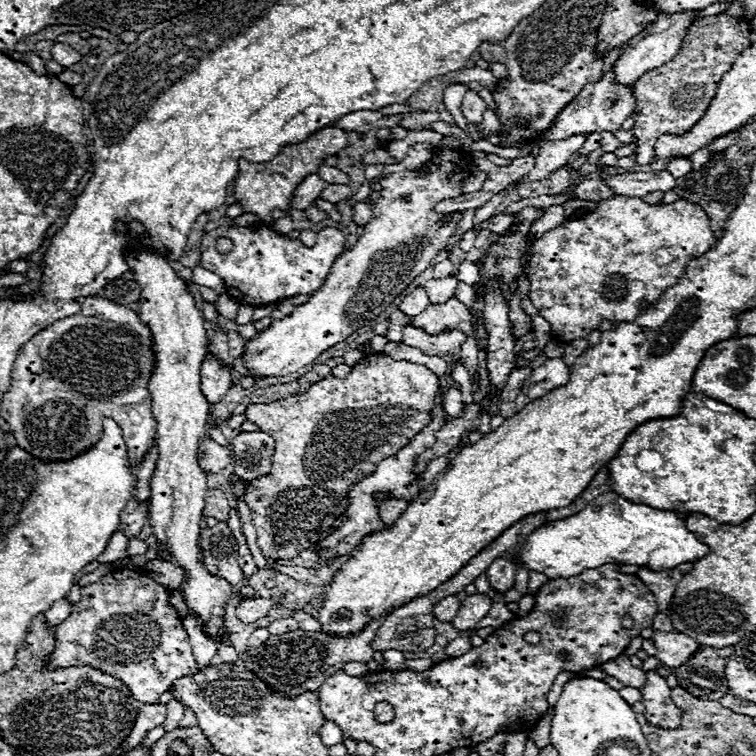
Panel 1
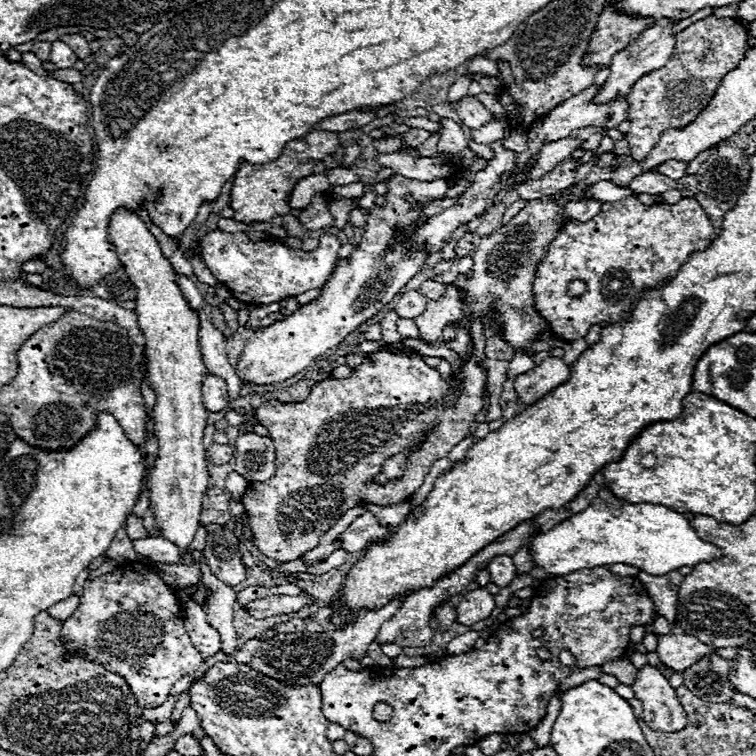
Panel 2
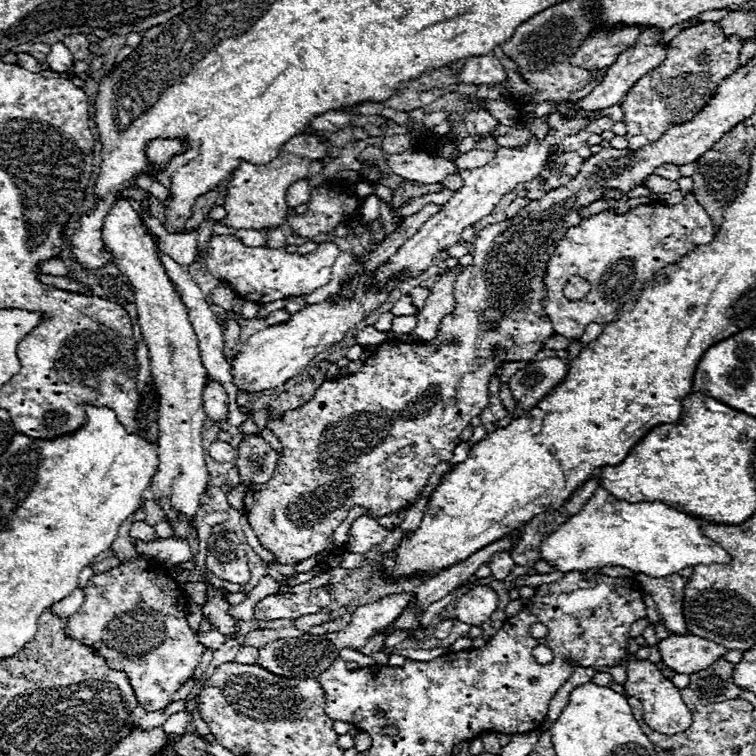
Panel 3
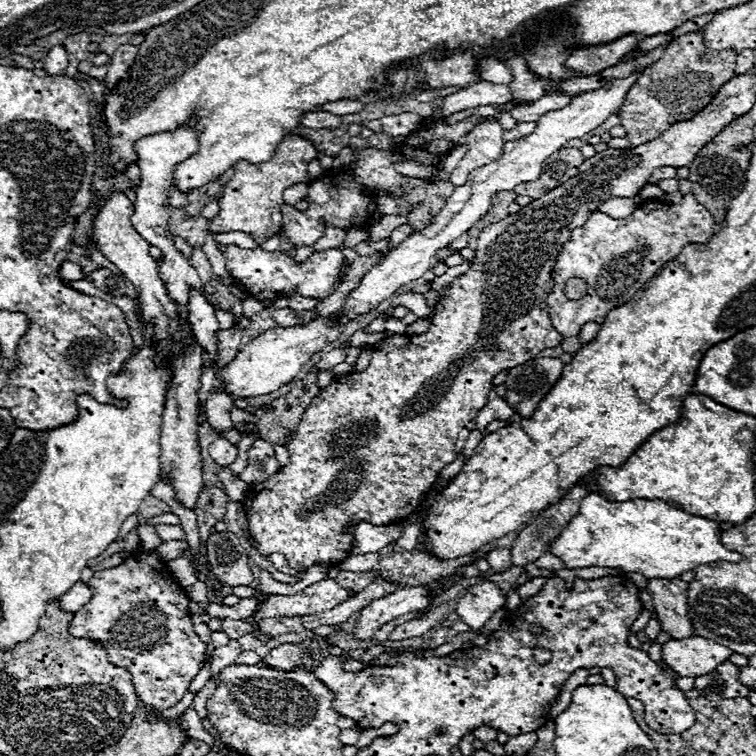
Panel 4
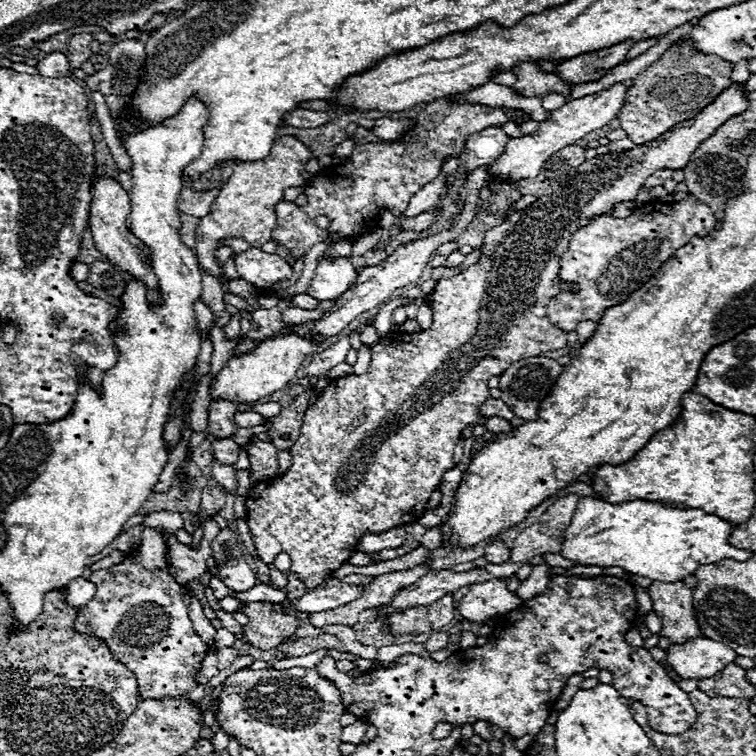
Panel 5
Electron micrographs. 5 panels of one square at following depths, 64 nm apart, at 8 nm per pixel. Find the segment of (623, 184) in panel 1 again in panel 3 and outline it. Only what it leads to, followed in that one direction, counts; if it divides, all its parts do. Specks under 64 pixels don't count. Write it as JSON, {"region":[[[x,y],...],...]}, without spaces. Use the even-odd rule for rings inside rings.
{"region":[[[650,174],[650,178],[644,182],[644,186],[648,186],[656,194],[664,194],[664,192],[678,190],[678,184],[674,180],[666,180],[666,178],[660,178],[656,174]]]}

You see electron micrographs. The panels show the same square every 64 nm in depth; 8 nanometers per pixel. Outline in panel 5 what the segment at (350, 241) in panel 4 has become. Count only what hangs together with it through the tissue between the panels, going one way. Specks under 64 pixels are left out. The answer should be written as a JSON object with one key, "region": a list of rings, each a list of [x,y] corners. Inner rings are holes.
{"region":[[[342,240],[342,242],[338,242],[336,246],[328,248],[324,254],[326,254],[326,256],[332,256],[332,258],[338,258],[338,256],[350,256],[350,252],[352,252],[352,246],[354,246],[354,242]]]}

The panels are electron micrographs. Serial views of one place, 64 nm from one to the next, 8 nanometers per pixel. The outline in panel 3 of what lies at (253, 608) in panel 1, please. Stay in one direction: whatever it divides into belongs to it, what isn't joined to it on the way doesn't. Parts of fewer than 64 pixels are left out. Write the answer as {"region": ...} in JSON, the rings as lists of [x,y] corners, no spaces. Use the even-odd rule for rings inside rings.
{"region":[[[314,588],[302,594],[274,594],[266,596],[254,606],[254,620],[300,618],[328,608],[332,596],[326,588]]]}

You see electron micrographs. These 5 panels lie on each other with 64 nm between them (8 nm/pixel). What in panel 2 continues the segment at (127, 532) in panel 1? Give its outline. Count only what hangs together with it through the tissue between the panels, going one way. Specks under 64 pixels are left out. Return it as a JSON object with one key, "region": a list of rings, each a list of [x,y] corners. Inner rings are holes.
{"region":[[[132,514],[126,518],[126,532],[130,538],[148,538],[150,536],[150,532],[144,528],[142,518],[136,518]]]}

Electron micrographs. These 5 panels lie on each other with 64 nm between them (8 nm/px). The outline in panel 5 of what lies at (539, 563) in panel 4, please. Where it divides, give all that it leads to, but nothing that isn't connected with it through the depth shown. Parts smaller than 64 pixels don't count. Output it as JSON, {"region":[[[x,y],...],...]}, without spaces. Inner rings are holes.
{"region":[[[543,554],[542,558],[545,564],[552,567],[561,567],[567,569],[572,568],[572,566],[576,566],[576,562],[570,562],[570,560],[563,558],[559,554]]]}

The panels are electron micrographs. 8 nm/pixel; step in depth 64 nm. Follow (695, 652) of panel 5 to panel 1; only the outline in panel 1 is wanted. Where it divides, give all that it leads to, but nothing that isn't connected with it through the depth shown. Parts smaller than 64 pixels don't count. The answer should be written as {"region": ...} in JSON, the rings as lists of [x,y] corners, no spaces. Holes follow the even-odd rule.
{"region":[[[654,632],[652,640],[656,644],[656,658],[670,668],[686,664],[686,660],[700,648],[694,638],[678,632]]]}

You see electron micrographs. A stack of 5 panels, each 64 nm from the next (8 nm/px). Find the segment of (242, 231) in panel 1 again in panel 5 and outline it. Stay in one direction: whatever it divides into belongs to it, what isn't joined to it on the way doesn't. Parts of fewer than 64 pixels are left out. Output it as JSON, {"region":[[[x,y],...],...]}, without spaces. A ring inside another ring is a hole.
{"region":[[[250,248],[236,256],[236,270],[242,280],[254,284],[260,292],[272,290],[278,280],[292,276],[292,268],[278,254],[266,254],[260,248]],[[322,256],[308,294],[316,300],[334,300],[356,282],[356,276],[358,272],[348,258],[328,260]]]}

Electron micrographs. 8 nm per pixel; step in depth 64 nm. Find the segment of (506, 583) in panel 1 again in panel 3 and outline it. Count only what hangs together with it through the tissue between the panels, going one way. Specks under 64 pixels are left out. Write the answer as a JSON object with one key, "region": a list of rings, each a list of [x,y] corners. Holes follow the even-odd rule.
{"region":[[[502,550],[502,552],[494,554],[494,558],[490,558],[488,566],[492,570],[492,576],[496,576],[498,580],[504,580],[510,574],[510,570],[514,568],[514,560],[512,560],[510,552],[504,552]]]}

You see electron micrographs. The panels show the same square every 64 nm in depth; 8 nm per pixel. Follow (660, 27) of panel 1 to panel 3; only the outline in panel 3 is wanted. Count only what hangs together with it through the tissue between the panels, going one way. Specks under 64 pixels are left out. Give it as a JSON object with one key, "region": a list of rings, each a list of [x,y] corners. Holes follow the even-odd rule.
{"region":[[[644,30],[644,32],[640,34],[638,42],[636,42],[632,48],[628,48],[626,52],[622,52],[622,54],[616,58],[616,62],[608,68],[602,86],[596,86],[588,96],[584,96],[582,100],[578,100],[578,102],[574,104],[574,108],[576,108],[576,110],[598,112],[598,110],[606,110],[606,108],[610,108],[610,106],[614,106],[614,104],[622,104],[624,96],[626,96],[628,90],[634,86],[634,82],[638,82],[648,70],[652,70],[652,68],[656,68],[656,66],[660,66],[660,64],[664,62],[664,58],[666,58],[666,46],[662,46],[662,44],[656,42],[656,38],[658,38],[660,34],[662,34],[662,30]]]}

